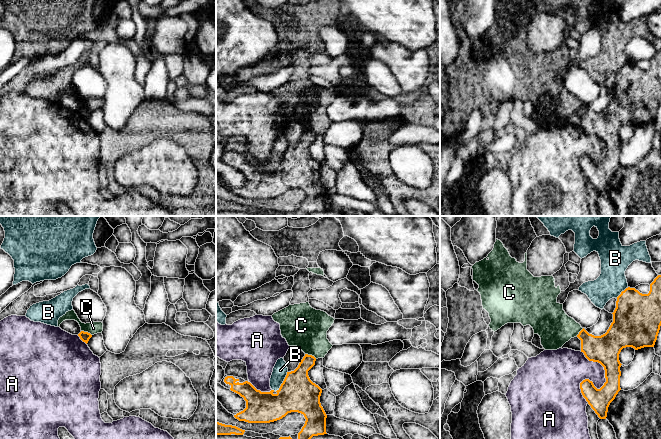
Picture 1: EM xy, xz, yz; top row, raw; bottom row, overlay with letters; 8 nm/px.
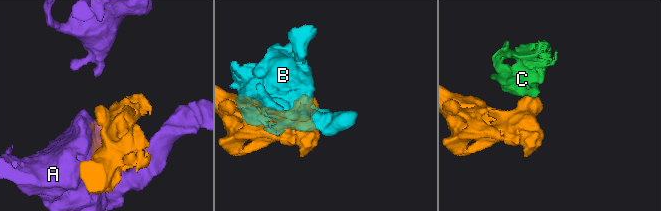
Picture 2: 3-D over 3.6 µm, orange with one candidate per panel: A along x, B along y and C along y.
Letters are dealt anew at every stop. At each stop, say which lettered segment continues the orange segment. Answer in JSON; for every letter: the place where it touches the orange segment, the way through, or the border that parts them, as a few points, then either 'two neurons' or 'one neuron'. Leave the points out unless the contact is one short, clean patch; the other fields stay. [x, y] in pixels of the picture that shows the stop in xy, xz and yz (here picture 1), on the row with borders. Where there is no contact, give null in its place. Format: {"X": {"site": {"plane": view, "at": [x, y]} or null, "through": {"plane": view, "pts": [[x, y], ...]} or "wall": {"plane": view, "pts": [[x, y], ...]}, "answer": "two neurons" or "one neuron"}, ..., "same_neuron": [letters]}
{"A": {"site": {"plane": "yz", "at": [603, 385]}, "answer": "two neurons"}, "B": {"site": {"plane": "xz", "at": [283, 381]}, "answer": "two neurons"}, "C": {"site": {"plane": "xz", "at": [311, 355]}, "wall": {"plane": "xz", "pts": [[305, 353], [311, 354], [316, 358]]}, "answer": "two neurons"}, "same_neuron": []}

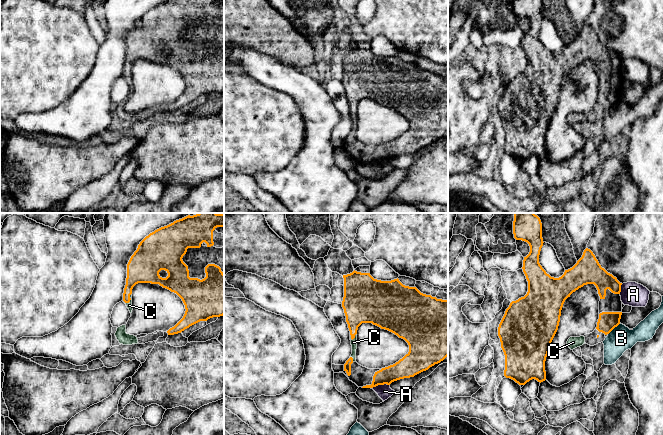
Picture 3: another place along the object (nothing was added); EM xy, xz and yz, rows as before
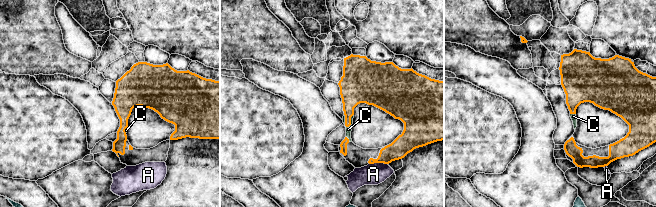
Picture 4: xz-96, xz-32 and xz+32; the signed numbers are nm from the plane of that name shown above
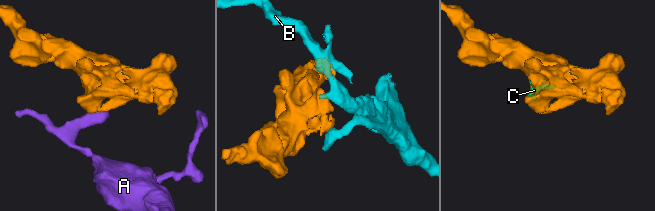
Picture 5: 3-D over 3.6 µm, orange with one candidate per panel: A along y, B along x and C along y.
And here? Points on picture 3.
{"A": {"site": {"plane": "xz", "at": [380, 384]}, "wall": {"plane": "xz", "pts": [[389, 384], [378, 384], [371, 388]]}, "answer": "two neurons"}, "B": {"site": {"plane": "yz", "at": [614, 327]}, "wall": {"plane": "yz", "pts": [[620, 323], [608, 334]]}, "answer": "two neurons"}, "C": {"site": {"plane": "xy", "at": [130, 299]}, "answer": "one neuron"}, "same_neuron": ["C"]}

